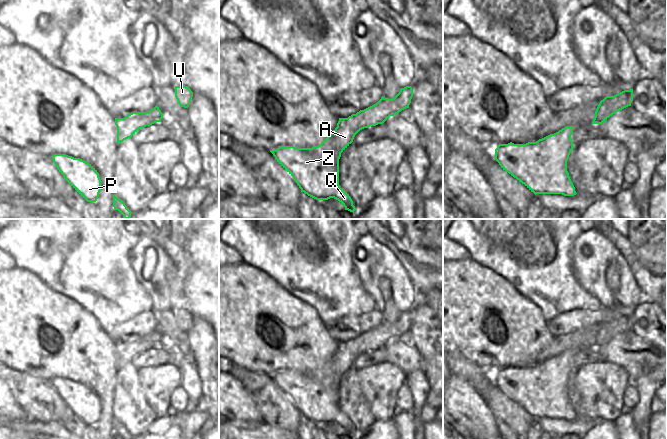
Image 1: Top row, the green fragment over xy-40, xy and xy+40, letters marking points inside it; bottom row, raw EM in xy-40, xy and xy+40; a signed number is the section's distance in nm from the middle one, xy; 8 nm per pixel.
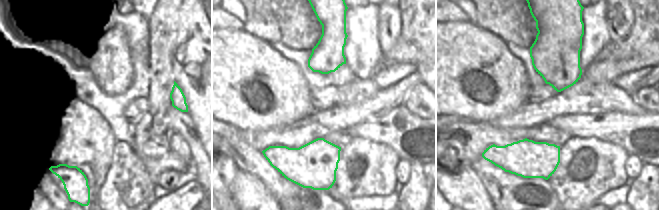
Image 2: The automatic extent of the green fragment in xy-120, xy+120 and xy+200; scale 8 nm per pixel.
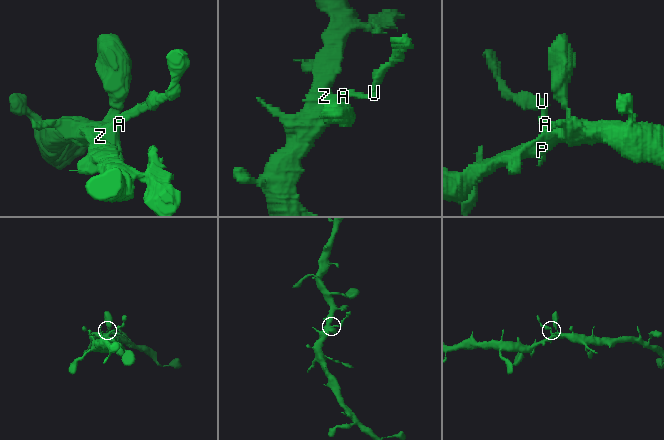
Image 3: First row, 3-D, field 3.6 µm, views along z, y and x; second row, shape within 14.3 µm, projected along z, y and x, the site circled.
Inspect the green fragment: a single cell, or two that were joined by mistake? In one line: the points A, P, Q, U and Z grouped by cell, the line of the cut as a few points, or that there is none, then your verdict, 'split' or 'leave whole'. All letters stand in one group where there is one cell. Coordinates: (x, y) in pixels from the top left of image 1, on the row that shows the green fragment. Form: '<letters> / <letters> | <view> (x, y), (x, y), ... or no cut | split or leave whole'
A P Q U Z | no cut | leave whole

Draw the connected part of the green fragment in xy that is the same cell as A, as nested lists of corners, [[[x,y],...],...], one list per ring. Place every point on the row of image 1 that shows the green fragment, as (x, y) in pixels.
[[[411,86],[401,88],[392,99],[381,99],[374,105],[352,114],[348,118],[339,118],[337,127],[318,145],[312,148],[296,148],[294,146],[280,146],[270,150],[277,162],[293,177],[301,192],[316,200],[338,200],[345,210],[356,210],[349,194],[339,185],[339,159],[341,153],[353,142],[355,135],[362,129],[383,124],[390,116],[409,108],[413,97]]]

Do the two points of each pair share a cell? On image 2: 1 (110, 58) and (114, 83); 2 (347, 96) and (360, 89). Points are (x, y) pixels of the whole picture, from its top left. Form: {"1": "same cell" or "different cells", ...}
{"1": "same cell", "2": "same cell"}

